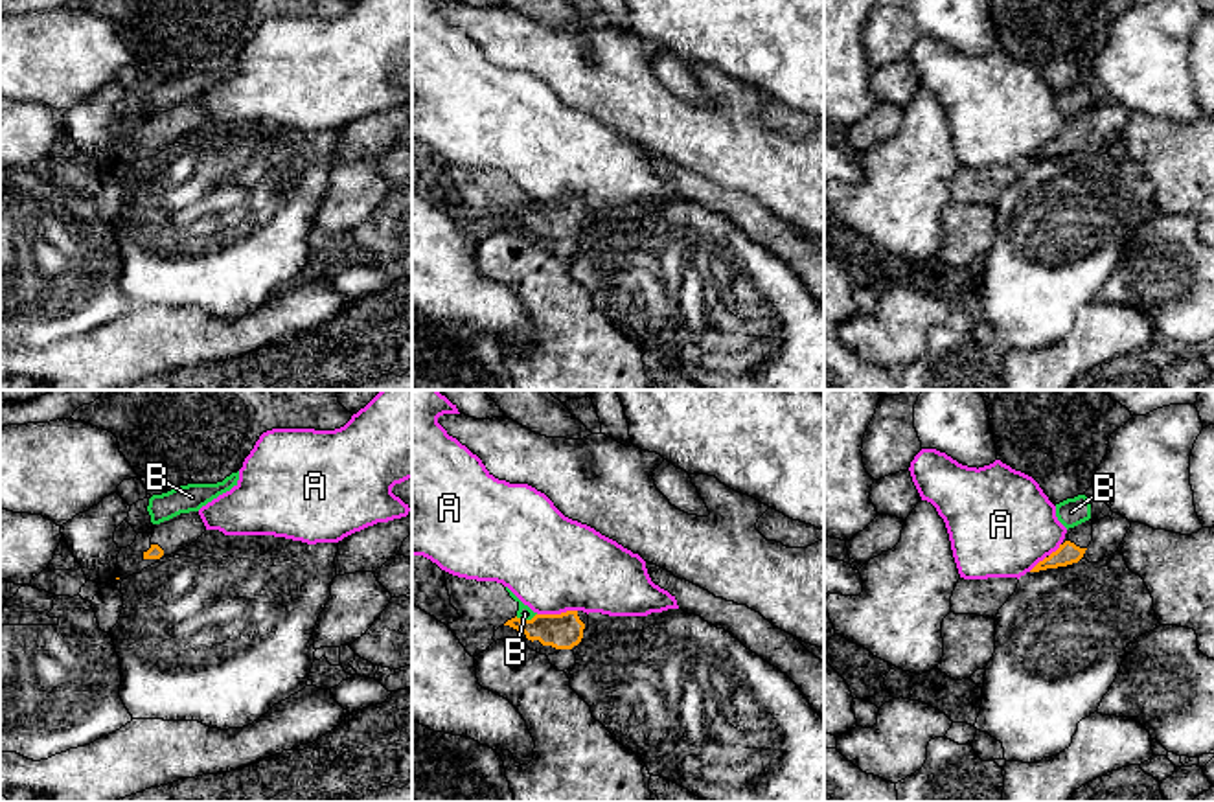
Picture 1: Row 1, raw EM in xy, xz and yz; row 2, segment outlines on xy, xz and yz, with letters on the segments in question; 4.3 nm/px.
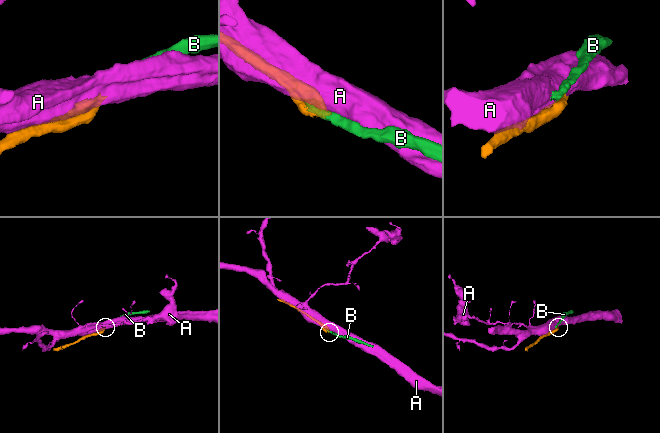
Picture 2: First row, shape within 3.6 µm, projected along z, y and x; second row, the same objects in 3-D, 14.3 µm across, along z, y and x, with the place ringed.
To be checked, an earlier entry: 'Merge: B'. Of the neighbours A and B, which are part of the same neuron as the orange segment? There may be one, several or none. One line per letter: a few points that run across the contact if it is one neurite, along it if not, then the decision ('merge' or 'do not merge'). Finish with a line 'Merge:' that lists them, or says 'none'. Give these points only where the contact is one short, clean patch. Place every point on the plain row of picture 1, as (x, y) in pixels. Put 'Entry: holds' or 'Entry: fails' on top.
Entry: fails
A: do not merge
B: line xz (536, 201), (530, 206), (515, 205); do not merge
Merge: none

